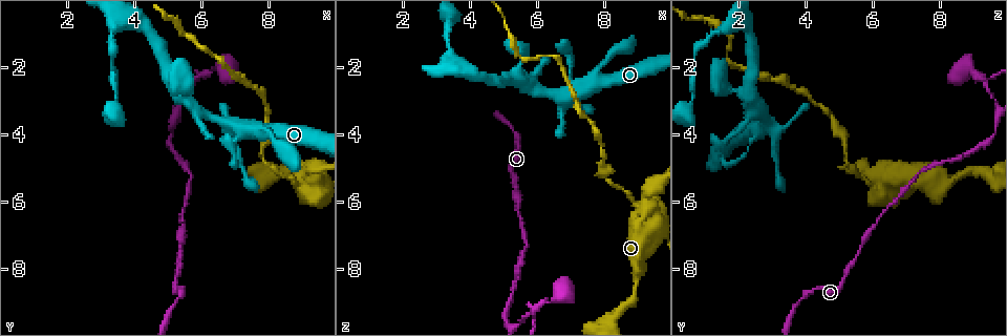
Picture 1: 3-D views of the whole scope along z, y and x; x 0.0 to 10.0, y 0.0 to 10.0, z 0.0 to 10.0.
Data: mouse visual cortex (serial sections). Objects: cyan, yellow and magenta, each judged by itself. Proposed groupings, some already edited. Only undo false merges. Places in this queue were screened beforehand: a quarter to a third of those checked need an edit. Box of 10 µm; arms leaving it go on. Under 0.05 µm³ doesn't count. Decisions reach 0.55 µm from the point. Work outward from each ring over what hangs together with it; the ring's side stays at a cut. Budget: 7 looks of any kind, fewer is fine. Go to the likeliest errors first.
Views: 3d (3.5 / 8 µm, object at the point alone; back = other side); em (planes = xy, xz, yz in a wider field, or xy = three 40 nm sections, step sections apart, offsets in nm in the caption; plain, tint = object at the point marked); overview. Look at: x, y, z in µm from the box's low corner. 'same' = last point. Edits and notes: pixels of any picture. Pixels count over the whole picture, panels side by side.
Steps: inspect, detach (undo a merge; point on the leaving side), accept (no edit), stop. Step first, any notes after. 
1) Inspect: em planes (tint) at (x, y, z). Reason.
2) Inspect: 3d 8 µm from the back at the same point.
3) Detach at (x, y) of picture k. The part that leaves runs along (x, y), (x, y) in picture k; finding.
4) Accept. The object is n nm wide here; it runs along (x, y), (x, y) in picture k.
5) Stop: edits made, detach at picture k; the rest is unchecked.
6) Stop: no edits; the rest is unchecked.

Inspect: em xy step 1 (tint) at (5.85, 2.35, 9.30). Thick turns thin.

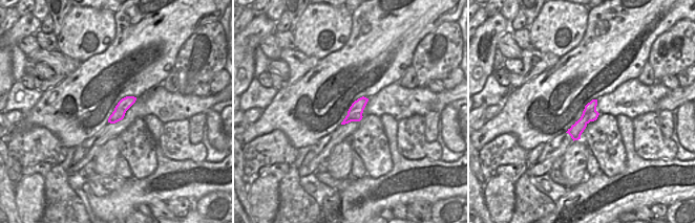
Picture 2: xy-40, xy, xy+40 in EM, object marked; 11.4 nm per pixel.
Inspect: 3d 3.5 µm at the same point. See where the arms go.

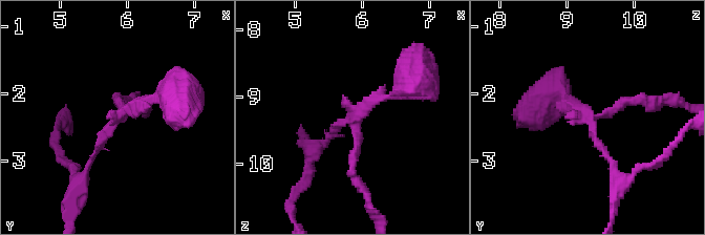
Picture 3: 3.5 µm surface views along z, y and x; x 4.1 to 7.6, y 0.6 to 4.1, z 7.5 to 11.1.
Detach at (627, 100) of picture 3. The object is 170 nm wide here; two cells meet here.

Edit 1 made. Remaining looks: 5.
Inspect: overview. See it whole again.

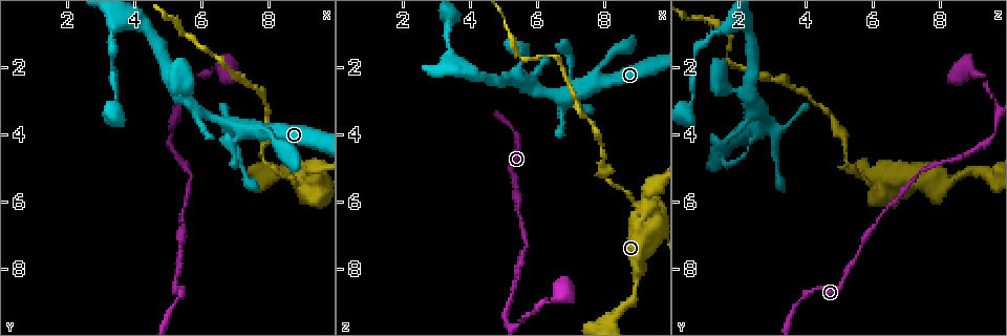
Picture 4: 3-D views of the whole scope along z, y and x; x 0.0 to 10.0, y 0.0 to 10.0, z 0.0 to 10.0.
Inspect: 3d 3.5 µm at (9.35, 5.70, 6.25). Thin neck.

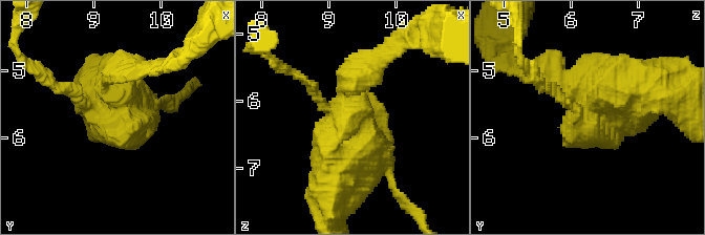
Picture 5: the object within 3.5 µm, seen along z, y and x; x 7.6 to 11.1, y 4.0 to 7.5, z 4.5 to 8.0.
Inspect: em xy step 1 (plain) at (9.25, 5.75, 6.30). Now the EM.

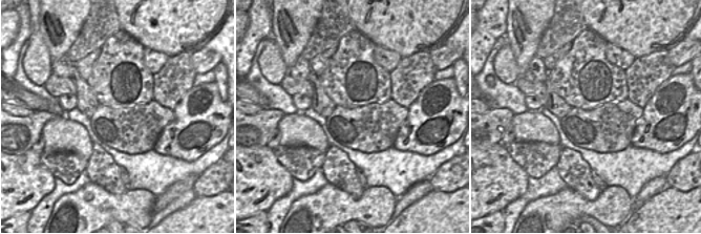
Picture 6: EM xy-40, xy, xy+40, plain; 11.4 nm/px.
Inspect: em xy step 1 (tint) at the same point.

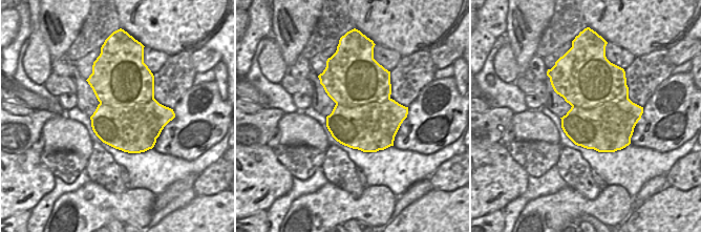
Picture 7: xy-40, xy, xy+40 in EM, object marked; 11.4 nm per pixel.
Detach at (174, 108) of picture 5. The part that leaves runs along (593, 116), (579, 120), (539, 84) in picture 5; a second cell is stuck on.

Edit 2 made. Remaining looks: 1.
Stop: edits made, detach at picture 3, detach at picture 5; the rest is unchecked.

